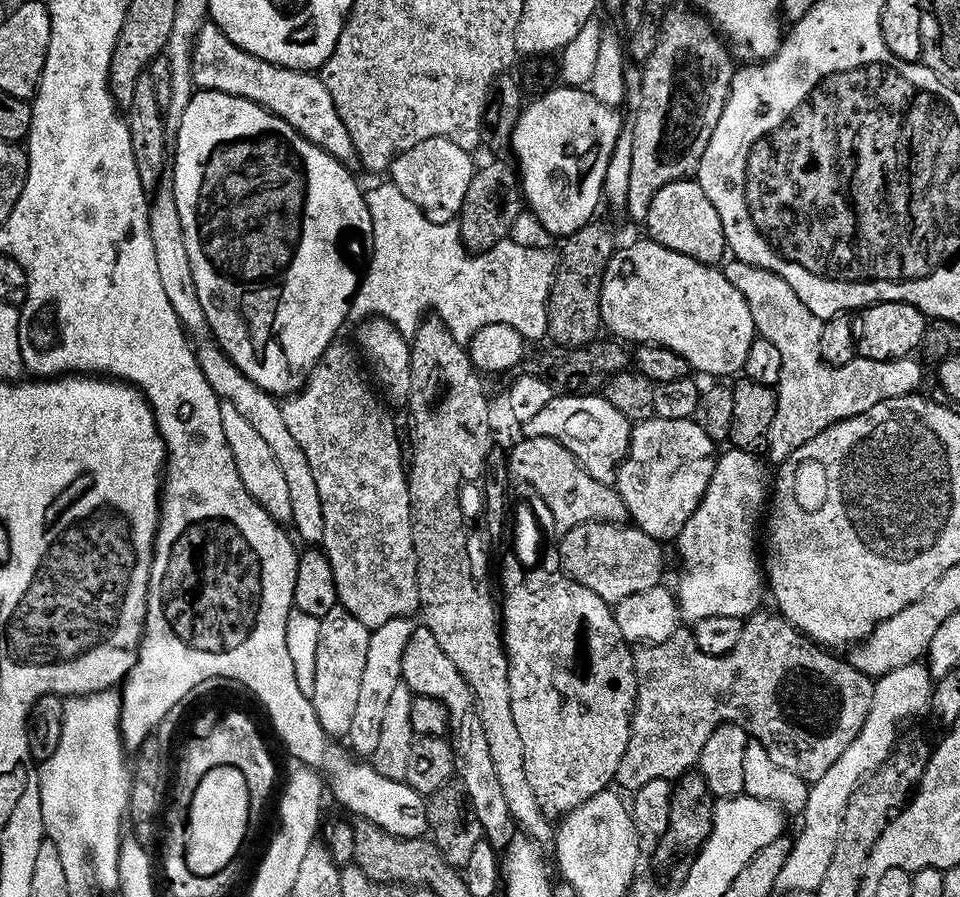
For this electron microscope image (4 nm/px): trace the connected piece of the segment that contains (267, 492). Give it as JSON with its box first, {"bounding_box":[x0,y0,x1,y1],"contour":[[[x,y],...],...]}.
{"bounding_box":[221,403,294,526],"contour":[[[221,403],[222,430],[226,430],[226,442],[230,446],[230,454],[234,454],[234,466],[238,466],[238,478],[242,478],[242,486],[250,494],[254,502],[258,502],[266,510],[270,518],[276,520],[281,526],[288,526],[292,523],[294,506],[290,503],[290,490],[286,478],[282,475],[282,468],[270,451],[270,445],[254,431],[254,426],[234,410],[234,406]]]}

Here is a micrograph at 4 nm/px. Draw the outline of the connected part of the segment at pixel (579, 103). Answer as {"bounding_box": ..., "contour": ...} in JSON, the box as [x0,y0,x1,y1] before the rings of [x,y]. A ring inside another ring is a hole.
{"bounding_box":[510,86,625,238],"contour":[[[556,86],[541,96],[544,97],[533,104],[531,101],[520,115],[512,132],[510,152],[516,155],[514,164],[518,169],[522,195],[532,215],[542,222],[542,226],[546,226],[554,238],[567,238],[597,219],[596,211],[604,200],[606,168],[625,121],[620,118],[619,111],[604,108],[602,102],[598,102],[598,98],[584,88]]]}

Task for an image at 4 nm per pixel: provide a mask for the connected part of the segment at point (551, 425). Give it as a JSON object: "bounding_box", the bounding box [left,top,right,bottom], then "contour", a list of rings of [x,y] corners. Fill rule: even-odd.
{"bounding_box":[523,395,633,485],"contour":[[[553,395],[550,406],[541,410],[534,418],[534,422],[523,425],[525,437],[546,438],[561,444],[578,463],[602,484],[615,485],[616,474],[620,470],[625,457],[628,456],[628,447],[632,445],[633,421],[626,418],[603,395],[595,396],[562,396]]]}

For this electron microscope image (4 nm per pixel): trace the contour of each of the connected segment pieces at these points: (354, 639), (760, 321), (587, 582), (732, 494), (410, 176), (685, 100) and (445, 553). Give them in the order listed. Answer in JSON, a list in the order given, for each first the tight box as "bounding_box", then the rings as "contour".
[{"bounding_box":[310,606,371,738],"contour":[[[339,606],[330,610],[330,614],[326,614],[320,622],[318,666],[314,669],[314,690],[310,699],[318,722],[329,738],[347,737],[350,730],[354,709],[358,707],[358,693],[366,670],[366,653],[370,651],[371,637],[370,629]]]},{"bounding_box":[723,259,924,465],"contour":[[[733,259],[731,263],[723,265],[723,274],[746,300],[746,306],[754,316],[759,339],[770,342],[774,350],[782,354],[782,378],[778,385],[774,426],[766,445],[766,453],[773,460],[773,465],[786,463],[794,450],[802,450],[806,442],[818,438],[818,434],[830,430],[835,424],[865,416],[874,410],[874,406],[887,400],[897,400],[921,391],[924,372],[920,369],[921,361],[916,361],[916,358],[887,360],[884,364],[869,360],[866,366],[860,366],[864,368],[831,368],[822,358],[820,345],[824,321],[804,305],[802,298],[790,290],[788,283],[738,259]]]},{"bounding_box":[558,524,664,605],"contour":[[[579,524],[574,530],[563,533],[558,559],[563,571],[574,582],[586,586],[598,594],[607,604],[618,605],[626,598],[634,598],[634,594],[646,594],[646,590],[661,587],[664,576],[664,548],[659,540],[650,538],[650,534],[635,526],[624,524]]]},{"bounding_box":[674,450,770,626],"contour":[[[728,450],[716,461],[714,478],[710,486],[682,530],[680,547],[680,581],[674,584],[676,602],[680,605],[680,619],[695,626],[706,618],[732,618],[745,621],[761,611],[760,604],[766,600],[766,572],[762,567],[762,556],[756,553],[756,535],[762,532],[762,517],[770,500],[770,480],[764,477],[764,468],[751,452]]]},{"bounding_box":[390,138,478,224],"contour":[[[434,138],[398,157],[390,169],[390,180],[428,219],[435,224],[450,224],[459,217],[466,202],[466,190],[470,190],[470,182],[476,177],[478,164],[472,159],[473,153],[454,146],[454,142]]]},{"bounding_box":[626,12,738,221],"contour":[[[692,12],[669,15],[663,21],[657,49],[650,55],[649,60],[642,64],[643,97],[640,98],[639,108],[634,113],[634,162],[631,167],[630,196],[626,209],[626,216],[632,220],[647,221],[650,206],[654,206],[654,198],[658,190],[662,190],[662,186],[670,186],[699,173],[702,154],[706,154],[706,146],[710,146],[714,130],[718,130],[722,110],[732,93],[732,79],[738,71],[734,57],[711,23],[703,15]]]},{"bounding_box":[408,318,554,841],"contour":[[[428,318],[421,323],[416,335],[411,337],[412,345],[412,398],[410,409],[412,408],[412,456],[410,452],[410,471],[408,472],[408,489],[410,490],[410,502],[412,503],[412,537],[416,547],[416,565],[418,566],[418,594],[420,595],[419,615],[424,616],[422,620],[423,627],[438,638],[438,646],[450,658],[470,688],[474,696],[474,706],[478,710],[478,718],[482,721],[482,727],[486,734],[490,755],[494,762],[494,771],[498,774],[498,783],[502,786],[503,793],[506,794],[506,802],[510,805],[510,814],[514,821],[515,827],[523,835],[531,838],[533,841],[540,840],[551,841],[554,836],[553,825],[538,806],[537,799],[534,798],[534,792],[530,790],[530,784],[526,779],[526,750],[522,747],[522,737],[518,735],[518,725],[514,723],[514,710],[512,709],[512,699],[510,698],[510,678],[508,677],[508,653],[504,651],[502,643],[502,624],[498,619],[498,604],[492,601],[492,588],[484,579],[488,576],[488,556],[484,553],[485,533],[482,531],[482,513],[484,510],[484,490],[482,481],[485,479],[484,467],[488,464],[488,455],[492,452],[492,428],[488,425],[488,400],[484,397],[484,384],[481,373],[478,372],[472,364],[469,356],[469,349],[465,345],[458,343],[454,336],[450,334],[448,328],[439,318]]]}]

